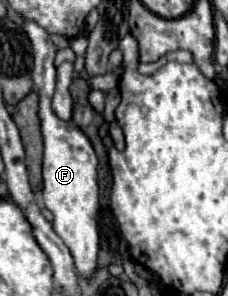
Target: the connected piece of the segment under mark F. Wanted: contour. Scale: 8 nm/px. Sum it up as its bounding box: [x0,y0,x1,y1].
[23,18,99,280]

